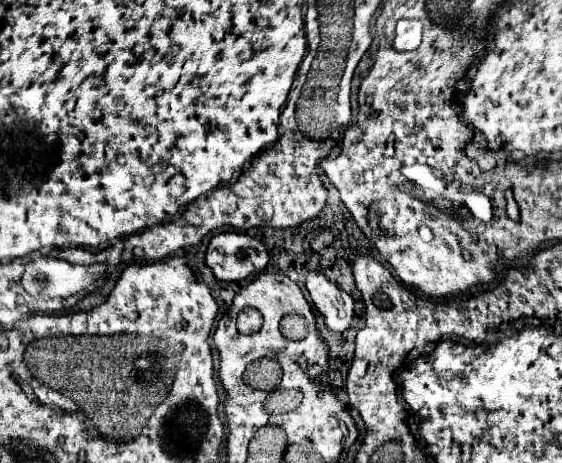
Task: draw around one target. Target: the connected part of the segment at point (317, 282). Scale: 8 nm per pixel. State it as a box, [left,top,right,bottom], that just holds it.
[306,272,354,330]

